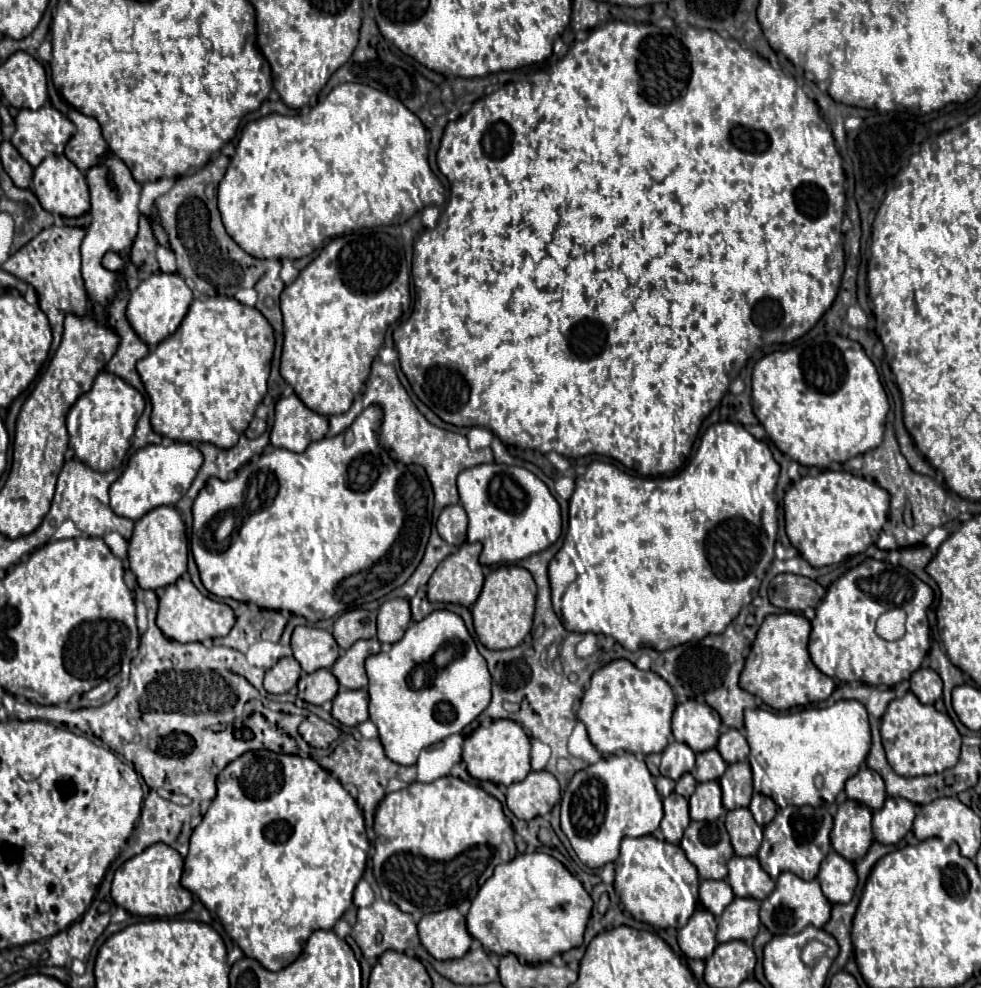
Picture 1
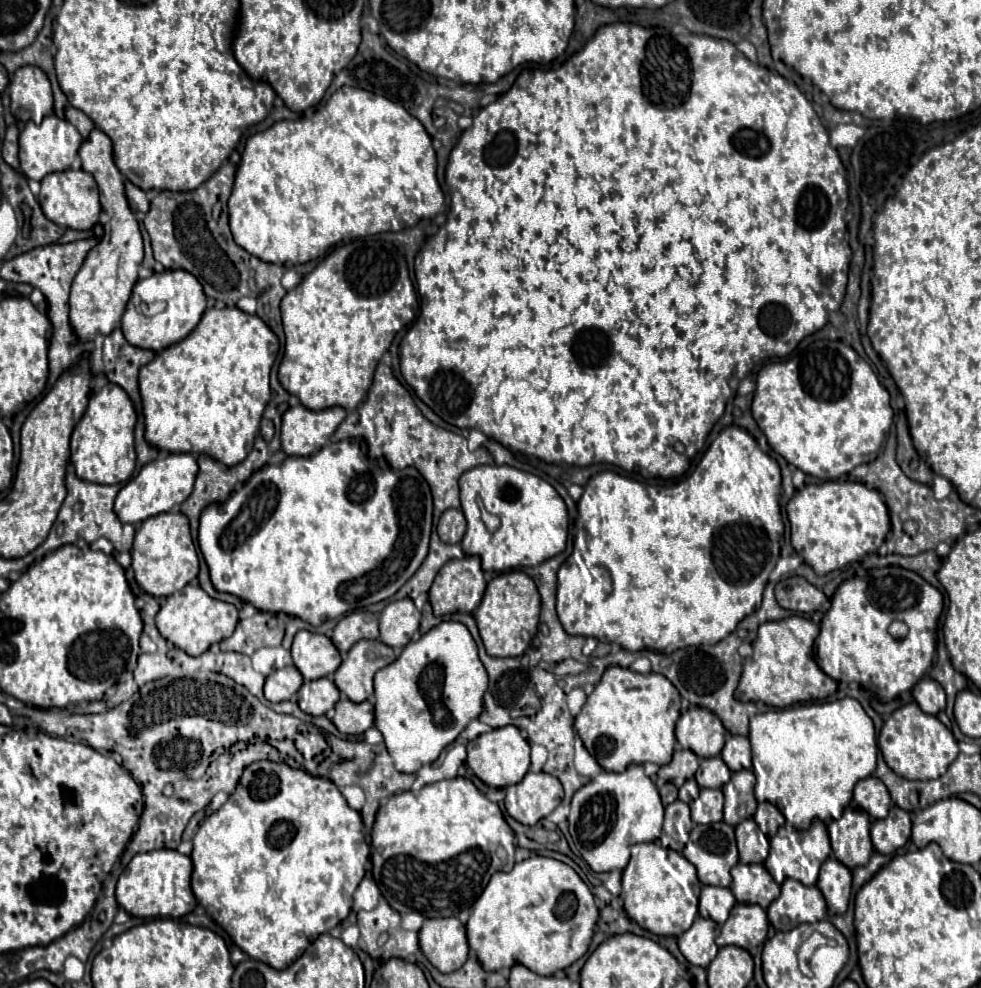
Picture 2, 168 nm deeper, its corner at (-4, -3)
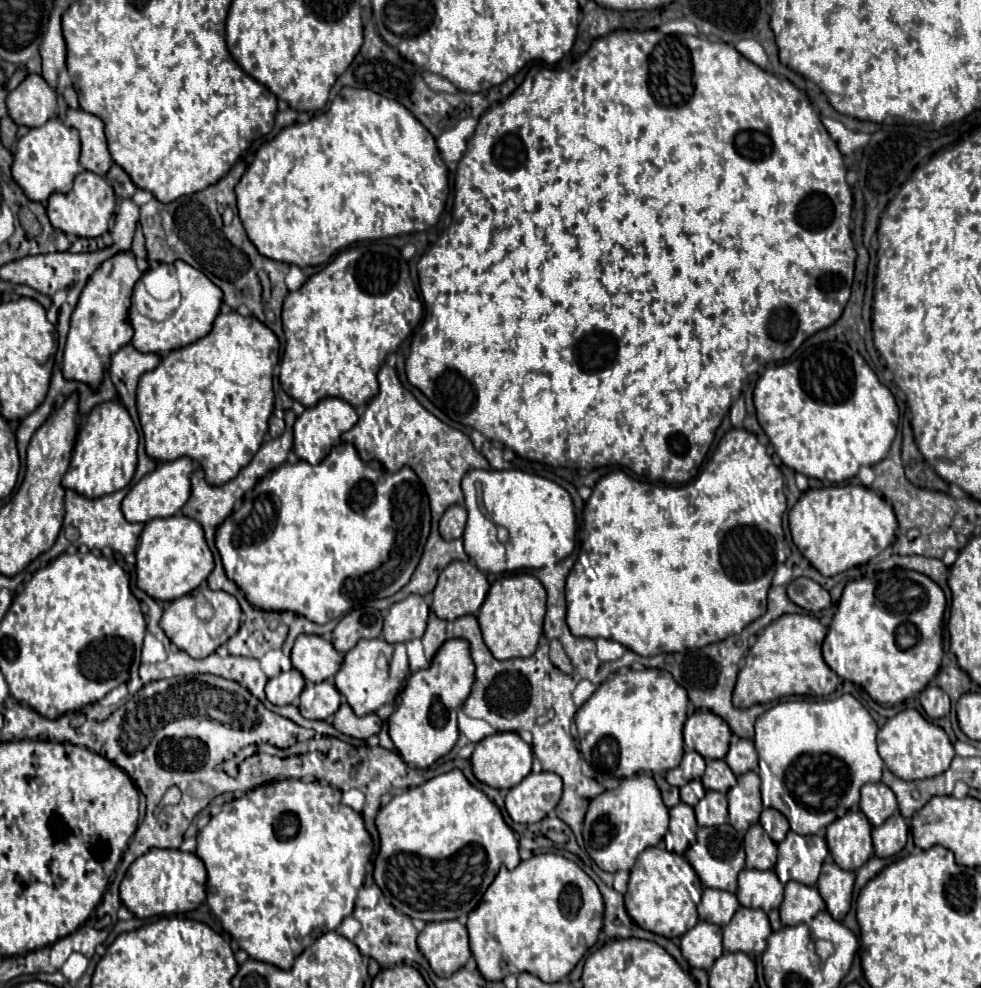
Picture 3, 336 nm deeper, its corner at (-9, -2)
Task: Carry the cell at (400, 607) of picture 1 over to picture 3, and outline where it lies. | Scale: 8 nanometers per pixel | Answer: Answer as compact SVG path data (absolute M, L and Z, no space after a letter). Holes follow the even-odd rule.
M410 594L408 598L396 602L384 618L384 640L396 644L422 638L427 627L428 614L430 607L422 596Z

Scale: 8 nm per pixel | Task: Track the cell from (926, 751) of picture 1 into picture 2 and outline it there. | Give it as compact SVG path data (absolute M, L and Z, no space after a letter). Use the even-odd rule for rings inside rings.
M907 703L889 715L879 733L879 747L883 751L885 763L899 777L905 777L909 781L941 777L959 755L959 747L953 733L935 715L923 713L915 703Z

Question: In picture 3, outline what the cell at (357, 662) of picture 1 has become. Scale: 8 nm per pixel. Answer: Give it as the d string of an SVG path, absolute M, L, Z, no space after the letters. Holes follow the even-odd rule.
M360 640L352 650L344 654L344 664L338 670L334 684L338 692L352 706L356 716L366 716L382 706L396 704L400 688L410 674L408 656L404 644L388 644L386 640Z

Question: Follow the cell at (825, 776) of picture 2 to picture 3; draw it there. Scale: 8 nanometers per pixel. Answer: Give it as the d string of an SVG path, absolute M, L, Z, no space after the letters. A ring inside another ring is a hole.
M850 694L834 700L786 700L766 710L756 720L754 744L758 753L761 799L764 808L782 812L796 834L818 834L822 828L844 816L852 804L860 800L860 788L868 782L878 782L884 762L876 750L878 726L870 712Z

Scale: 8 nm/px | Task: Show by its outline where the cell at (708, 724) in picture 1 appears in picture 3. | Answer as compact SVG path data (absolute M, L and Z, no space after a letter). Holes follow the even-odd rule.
M696 710L684 724L684 744L706 760L722 760L728 754L732 730L720 716Z

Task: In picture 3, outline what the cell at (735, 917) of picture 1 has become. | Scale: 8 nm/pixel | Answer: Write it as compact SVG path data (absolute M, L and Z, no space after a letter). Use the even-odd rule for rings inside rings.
M738 908L730 924L724 926L724 950L762 954L766 950L768 936L772 934L770 922L764 910Z

